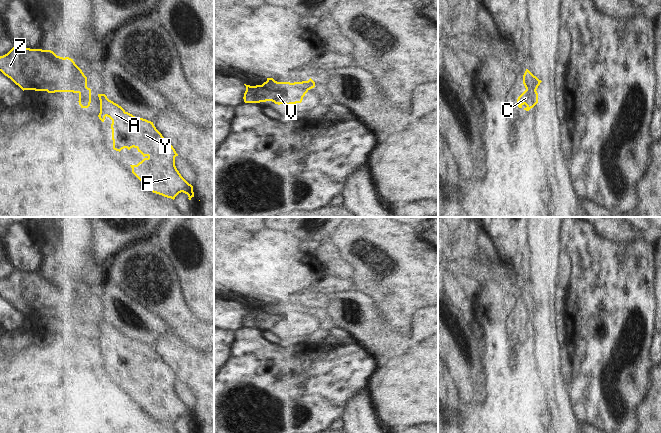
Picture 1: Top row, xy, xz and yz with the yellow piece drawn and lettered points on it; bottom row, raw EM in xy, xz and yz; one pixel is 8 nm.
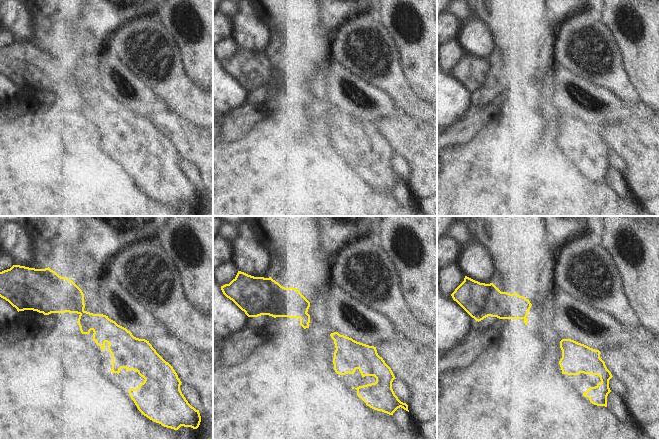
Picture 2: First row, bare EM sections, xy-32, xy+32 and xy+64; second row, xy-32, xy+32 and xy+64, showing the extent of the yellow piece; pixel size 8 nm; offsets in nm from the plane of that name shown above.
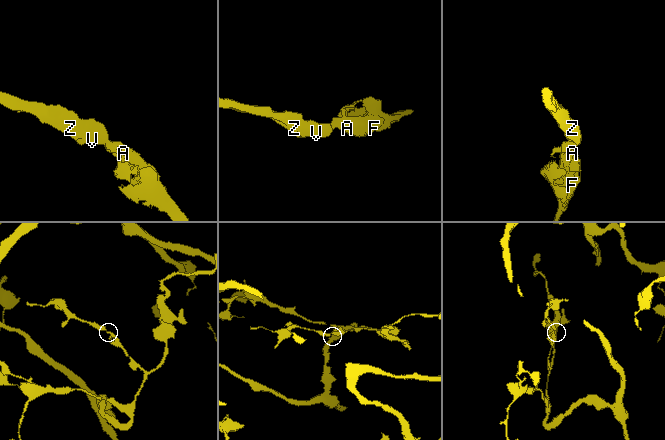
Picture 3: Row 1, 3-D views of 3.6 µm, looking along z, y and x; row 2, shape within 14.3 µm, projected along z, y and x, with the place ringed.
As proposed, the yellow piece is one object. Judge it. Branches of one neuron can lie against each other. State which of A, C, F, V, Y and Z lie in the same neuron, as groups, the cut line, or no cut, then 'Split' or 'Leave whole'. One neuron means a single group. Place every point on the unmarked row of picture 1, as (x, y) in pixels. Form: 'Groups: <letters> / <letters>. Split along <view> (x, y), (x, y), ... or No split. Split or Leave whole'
Groups: A C F V Y Z. No split. Leave whole

